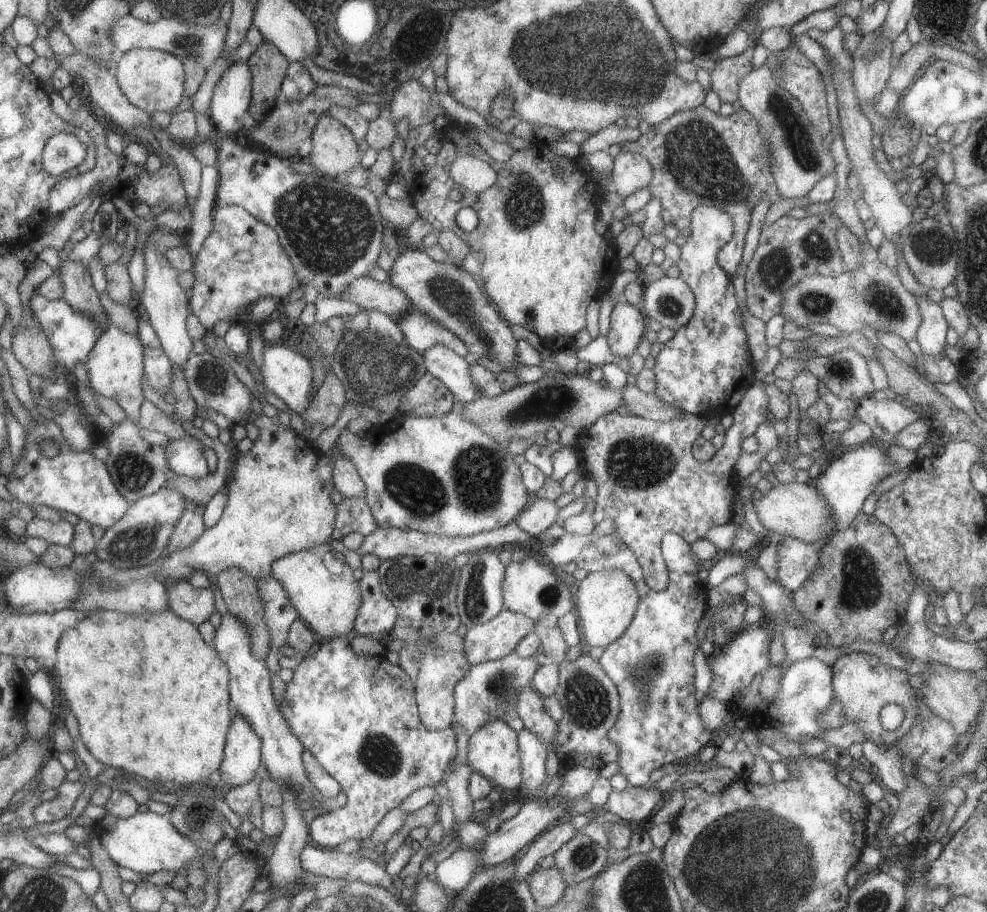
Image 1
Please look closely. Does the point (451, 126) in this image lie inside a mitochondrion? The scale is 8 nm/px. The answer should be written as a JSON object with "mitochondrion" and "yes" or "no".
{"mitochondrion":"no"}

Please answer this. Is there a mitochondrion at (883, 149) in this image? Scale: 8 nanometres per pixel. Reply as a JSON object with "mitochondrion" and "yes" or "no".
{"mitochondrion":"no"}

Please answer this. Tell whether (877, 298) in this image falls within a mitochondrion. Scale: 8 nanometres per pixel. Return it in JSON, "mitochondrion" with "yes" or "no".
{"mitochondrion":"yes"}

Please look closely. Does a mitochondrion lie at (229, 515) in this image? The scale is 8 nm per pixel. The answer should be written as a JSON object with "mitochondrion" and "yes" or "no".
{"mitochondrion":"no"}

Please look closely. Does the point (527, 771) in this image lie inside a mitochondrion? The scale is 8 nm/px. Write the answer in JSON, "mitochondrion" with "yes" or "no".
{"mitochondrion":"no"}

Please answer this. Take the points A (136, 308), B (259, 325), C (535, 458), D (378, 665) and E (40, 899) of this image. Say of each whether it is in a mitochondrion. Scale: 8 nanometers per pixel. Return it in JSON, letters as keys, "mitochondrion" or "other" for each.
{"A":"other","B":"other","C":"other","D":"other","E":"mitochondrion"}

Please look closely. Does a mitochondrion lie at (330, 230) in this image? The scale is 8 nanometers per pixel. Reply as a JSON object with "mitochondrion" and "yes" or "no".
{"mitochondrion":"yes"}

